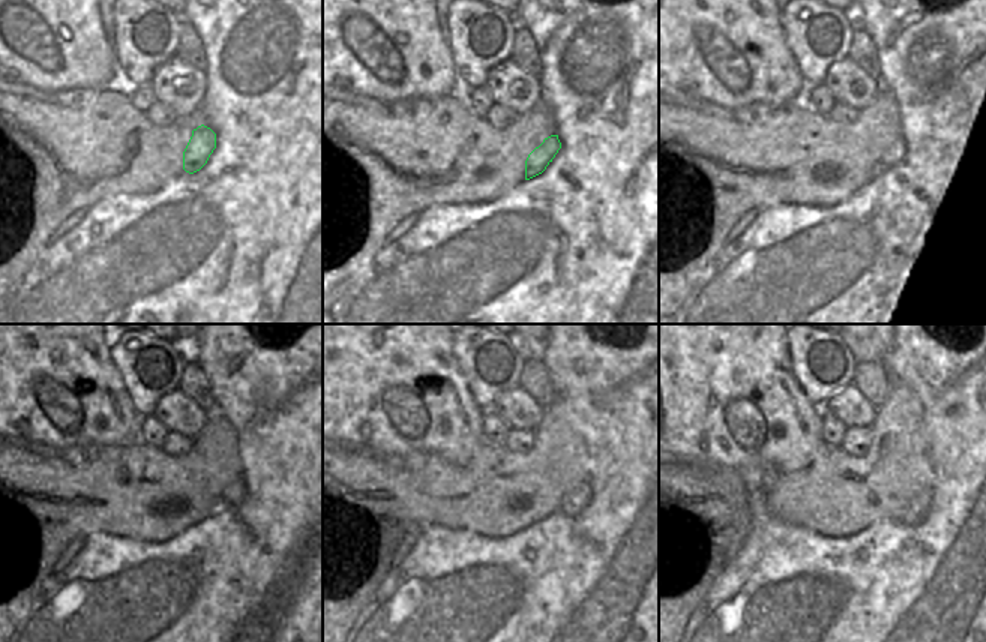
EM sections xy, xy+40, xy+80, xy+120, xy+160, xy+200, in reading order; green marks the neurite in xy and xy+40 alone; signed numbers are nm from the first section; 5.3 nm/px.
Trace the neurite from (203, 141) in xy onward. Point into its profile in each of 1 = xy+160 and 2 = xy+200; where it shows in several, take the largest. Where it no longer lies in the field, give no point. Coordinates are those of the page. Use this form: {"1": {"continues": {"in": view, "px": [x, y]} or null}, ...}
{"1": {"continues": {"in": "xy+160", "px": [577, 500]}}, "2": {"continues": {"in": "xy+200", "px": [919, 507]}}}

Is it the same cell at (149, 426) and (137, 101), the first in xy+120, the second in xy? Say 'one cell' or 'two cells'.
one cell

